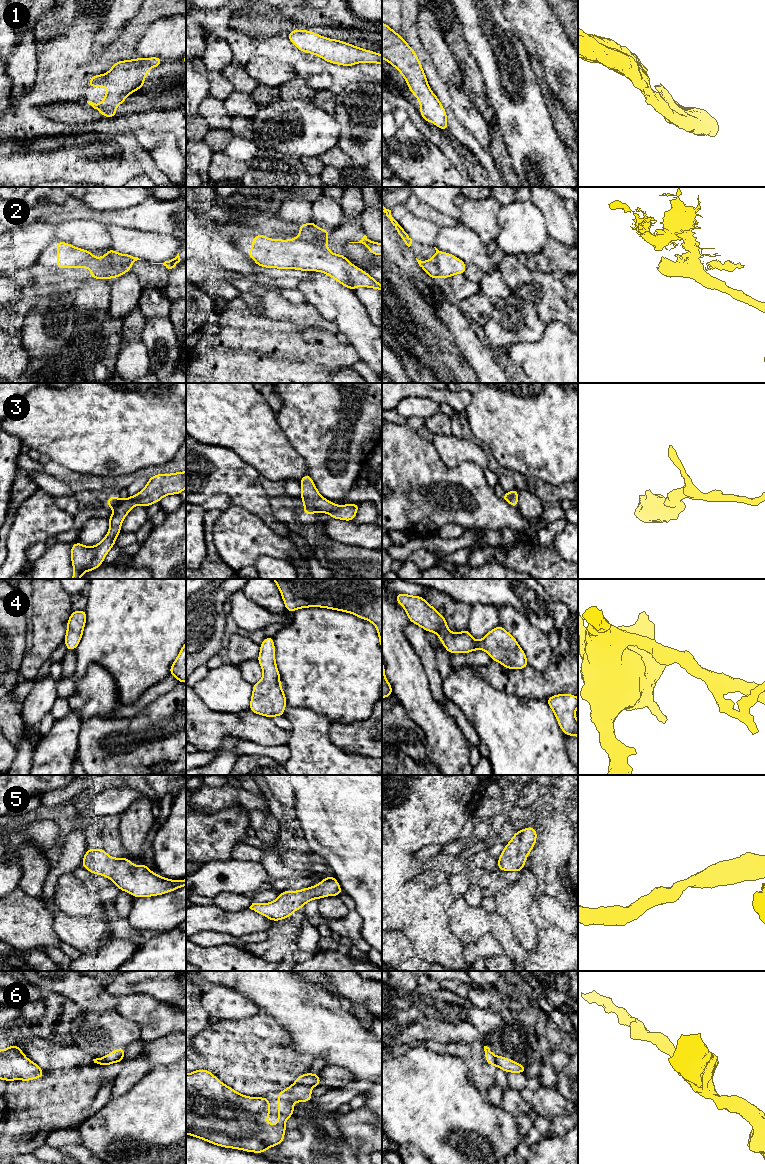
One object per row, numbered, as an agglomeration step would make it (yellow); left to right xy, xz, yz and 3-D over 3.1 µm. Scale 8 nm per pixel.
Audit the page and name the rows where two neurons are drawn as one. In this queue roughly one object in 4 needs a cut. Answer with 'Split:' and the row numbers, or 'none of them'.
Split: 2

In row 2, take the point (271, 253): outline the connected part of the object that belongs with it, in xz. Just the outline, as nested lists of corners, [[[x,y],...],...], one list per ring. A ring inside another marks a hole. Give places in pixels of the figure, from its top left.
[[[261,234],[253,237],[252,244],[247,253],[260,267],[323,272],[353,291],[364,286],[382,292],[382,285],[368,273],[316,244],[270,239]]]

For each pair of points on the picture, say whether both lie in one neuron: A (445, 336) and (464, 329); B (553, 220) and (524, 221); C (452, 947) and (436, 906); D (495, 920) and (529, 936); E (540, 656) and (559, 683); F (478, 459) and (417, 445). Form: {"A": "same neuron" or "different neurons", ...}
{"A": "different neurons", "B": "different neurons", "C": "same neuron", "D": "different neurons", "E": "different neurons", "F": "different neurons"}

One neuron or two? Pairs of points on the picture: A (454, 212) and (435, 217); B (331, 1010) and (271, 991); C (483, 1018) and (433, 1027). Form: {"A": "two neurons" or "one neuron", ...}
{"A": "two neurons", "B": "one neuron", "C": "one neuron"}

